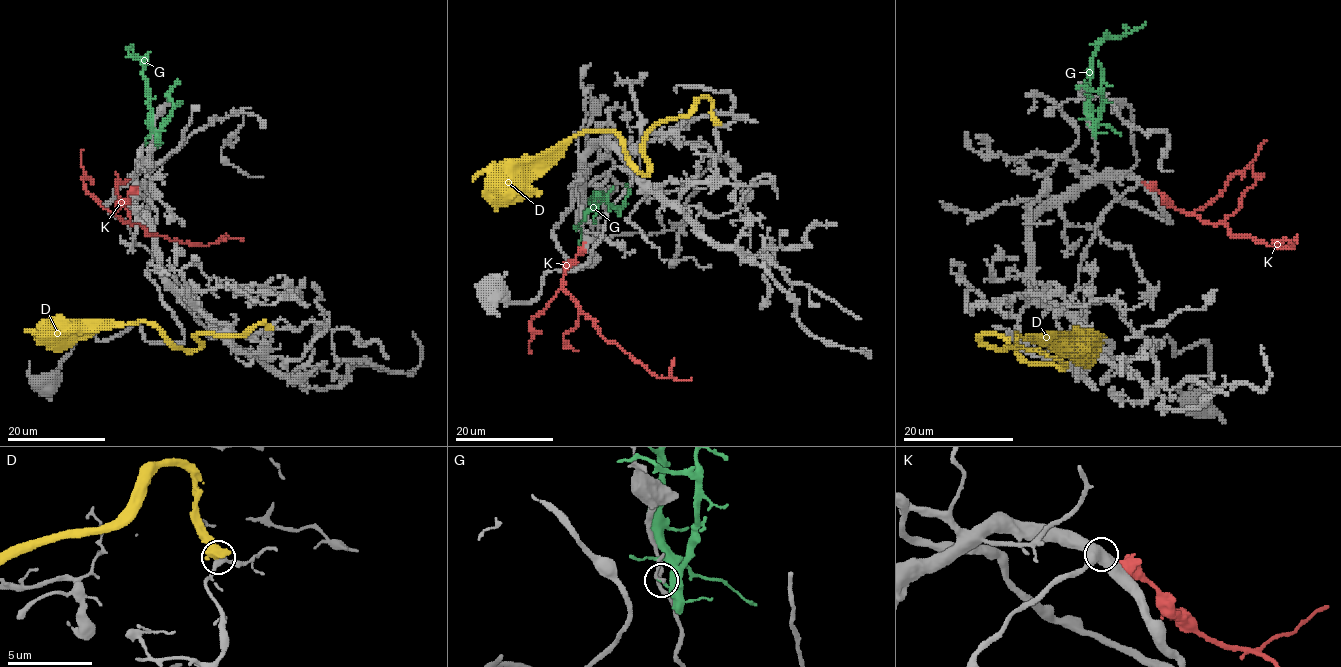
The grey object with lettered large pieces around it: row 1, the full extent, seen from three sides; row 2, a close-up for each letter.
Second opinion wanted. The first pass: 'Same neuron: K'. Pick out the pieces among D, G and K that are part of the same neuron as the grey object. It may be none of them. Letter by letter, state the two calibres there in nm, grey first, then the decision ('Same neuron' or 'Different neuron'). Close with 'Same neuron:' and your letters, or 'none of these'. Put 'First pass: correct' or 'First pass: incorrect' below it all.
D: Thickness 280 nm (grey) against 750 nm. Different neuron
G: Thickness 110 nm (grey) against 160 nm. Different neuron
K: Thickness 550 nm (grey) against 280 nm. Same neuron
Same neuron: K
First pass: correct

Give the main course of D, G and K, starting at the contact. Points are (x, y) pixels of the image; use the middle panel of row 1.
D: (718, 124), (707, 98), (661, 120), (646, 136), (644, 174), (623, 140), (597, 130), (500, 161), (472, 180)
G: (606, 195), (603, 199), (600, 195), (591, 198), (585, 219), (579, 225), (580, 244)
K: (584, 243), (565, 271), (563, 286), (571, 300), (595, 321), (606, 340), (617, 343), (656, 376), (692, 379)

